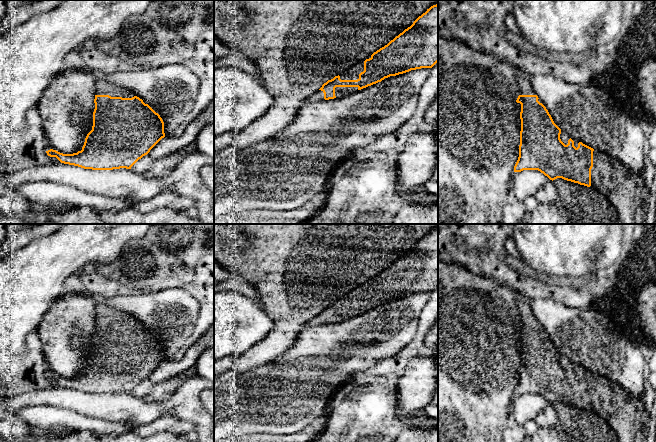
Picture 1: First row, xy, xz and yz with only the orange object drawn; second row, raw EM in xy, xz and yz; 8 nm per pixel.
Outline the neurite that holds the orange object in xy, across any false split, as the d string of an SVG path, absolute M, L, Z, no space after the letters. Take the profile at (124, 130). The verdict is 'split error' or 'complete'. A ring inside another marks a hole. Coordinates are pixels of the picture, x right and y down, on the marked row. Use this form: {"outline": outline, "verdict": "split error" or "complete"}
{"outline": "M97 77L93 92L92 130L81 151L63 154L46 151L61 163L92 170L131 167L165 137L164 122L133 91Z", "verdict": "split error"}

